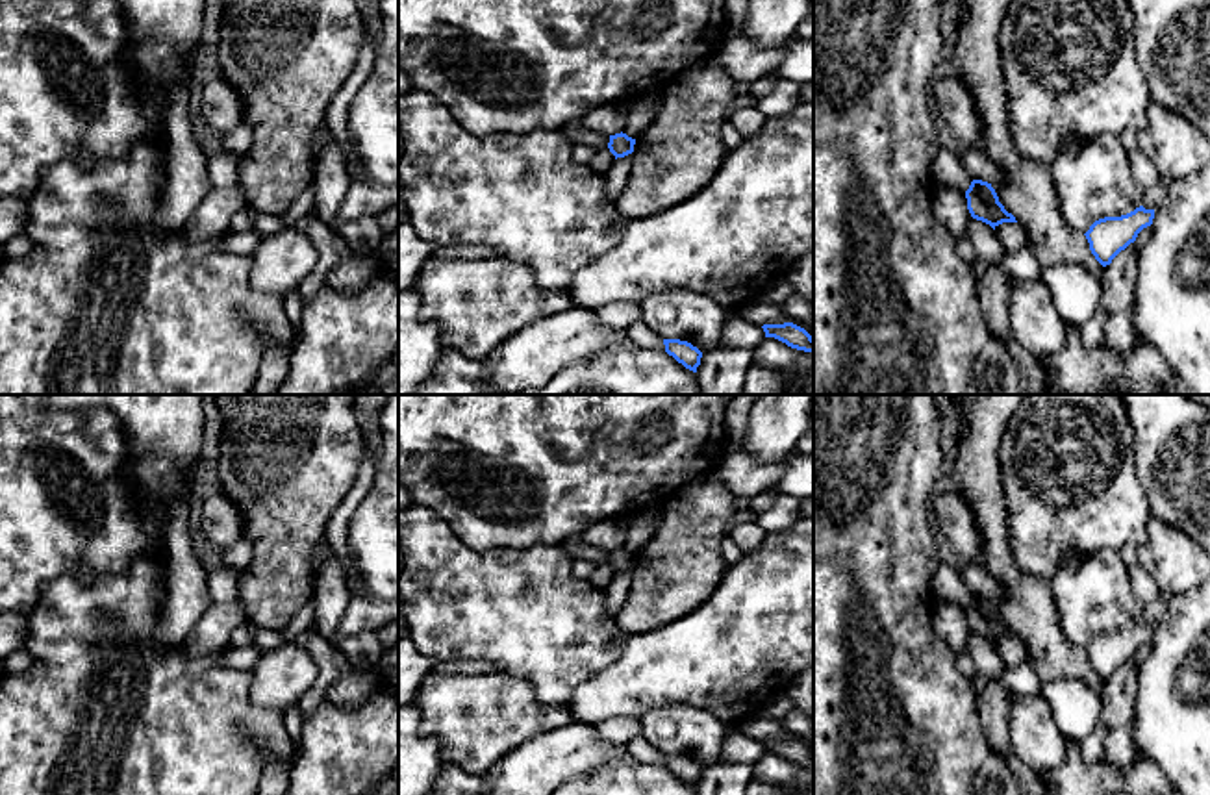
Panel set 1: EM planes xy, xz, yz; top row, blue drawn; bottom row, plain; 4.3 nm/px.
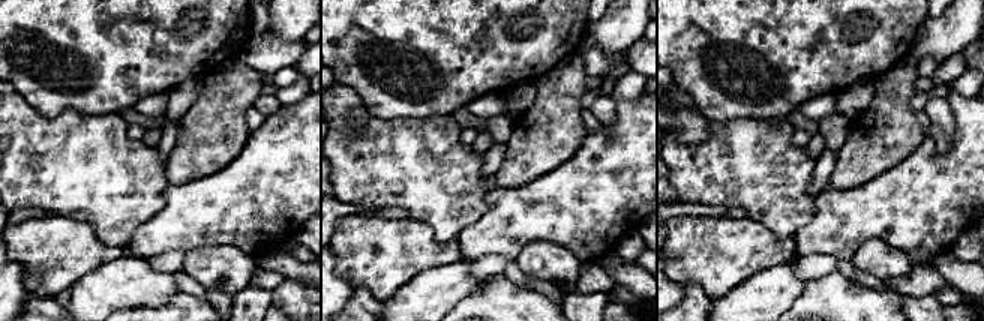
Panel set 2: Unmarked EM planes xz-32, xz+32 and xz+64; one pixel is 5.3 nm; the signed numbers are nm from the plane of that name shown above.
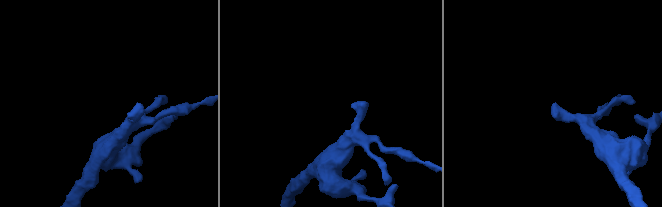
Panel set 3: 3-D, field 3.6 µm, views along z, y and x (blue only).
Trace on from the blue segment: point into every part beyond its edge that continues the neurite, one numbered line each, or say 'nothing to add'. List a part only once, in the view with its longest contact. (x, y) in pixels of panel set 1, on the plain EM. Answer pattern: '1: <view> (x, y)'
nothing to add

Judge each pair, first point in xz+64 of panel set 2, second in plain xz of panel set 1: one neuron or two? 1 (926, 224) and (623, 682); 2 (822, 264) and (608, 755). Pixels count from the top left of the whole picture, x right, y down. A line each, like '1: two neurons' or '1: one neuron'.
1: one neuron
2: two neurons

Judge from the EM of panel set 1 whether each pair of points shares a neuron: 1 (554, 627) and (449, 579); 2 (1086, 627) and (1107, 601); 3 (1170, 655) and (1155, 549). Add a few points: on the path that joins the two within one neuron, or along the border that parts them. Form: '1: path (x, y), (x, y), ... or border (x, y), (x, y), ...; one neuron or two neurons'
1: path (529, 614), (506, 605), (475, 605); one neuron
2: path (1086, 621), (1101, 606); one neuron
3: border (1190, 588), (1175, 597); two neurons

